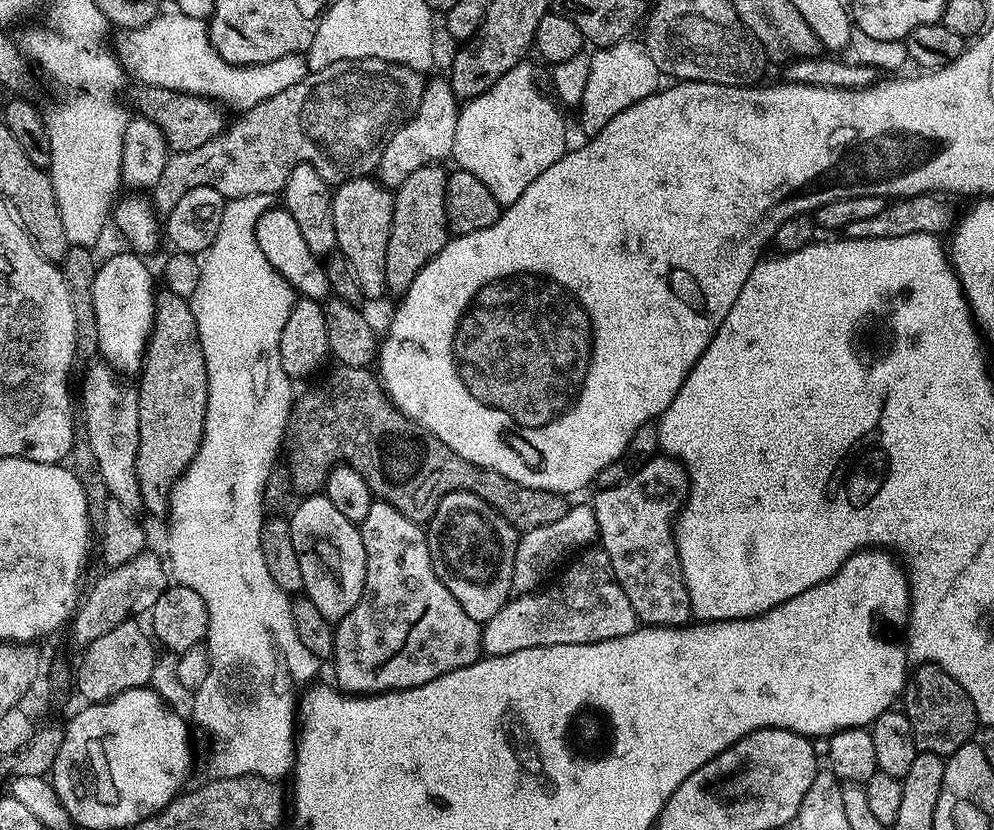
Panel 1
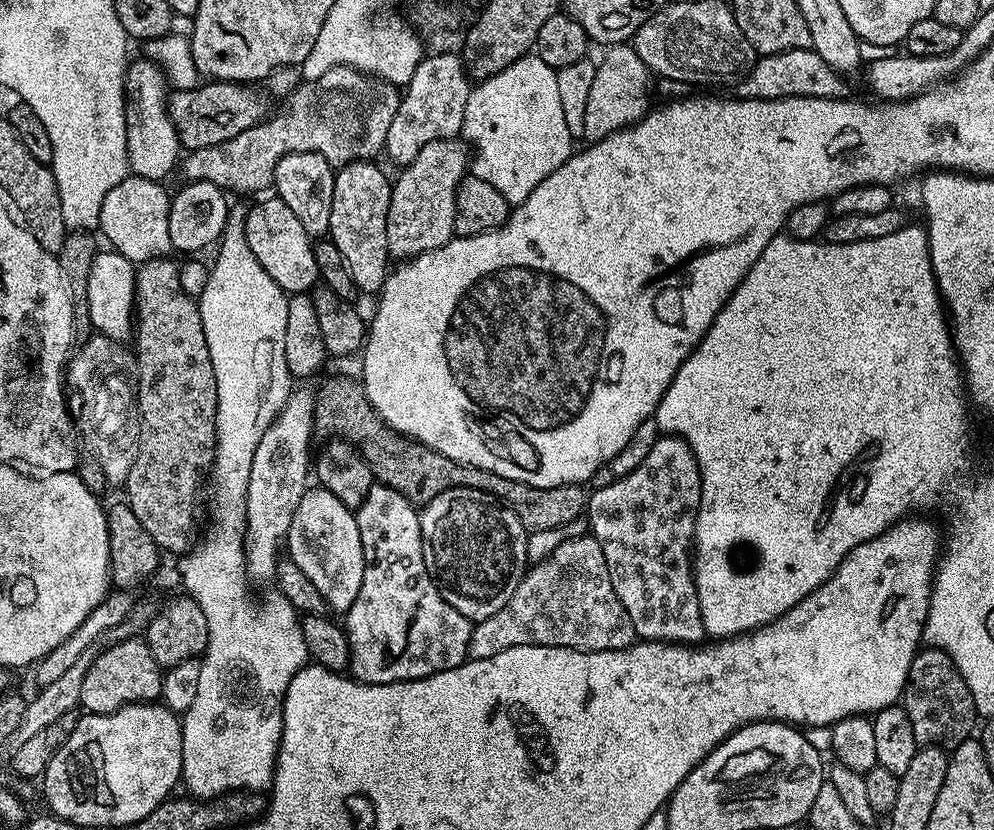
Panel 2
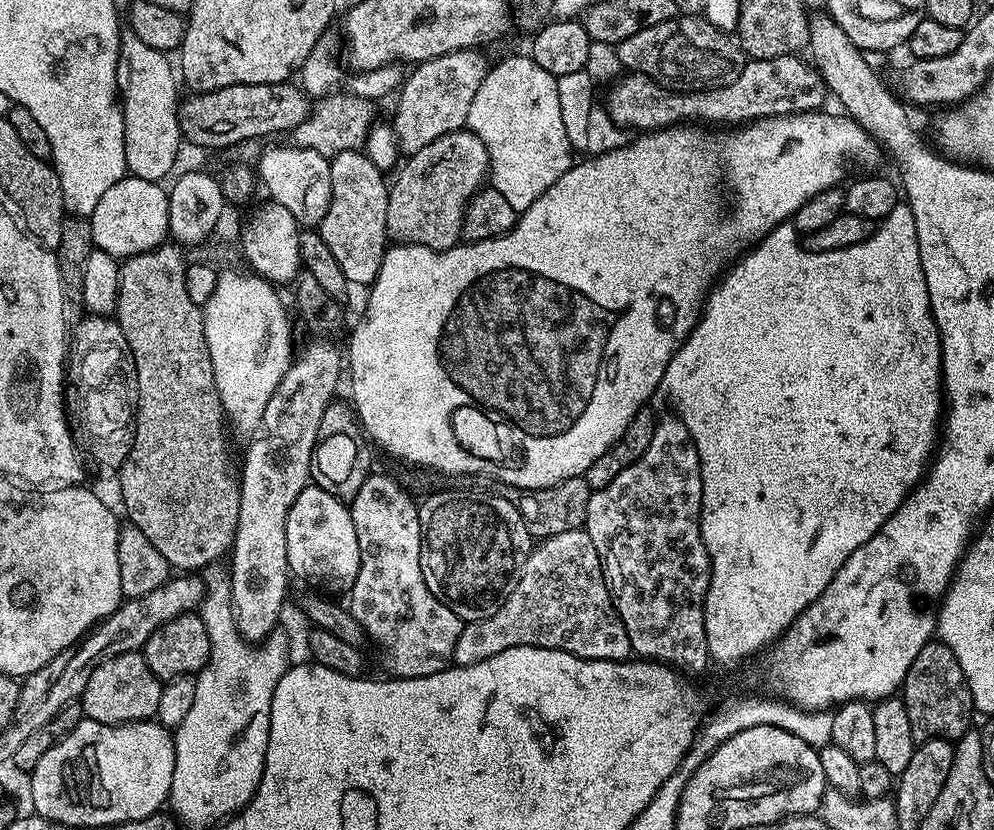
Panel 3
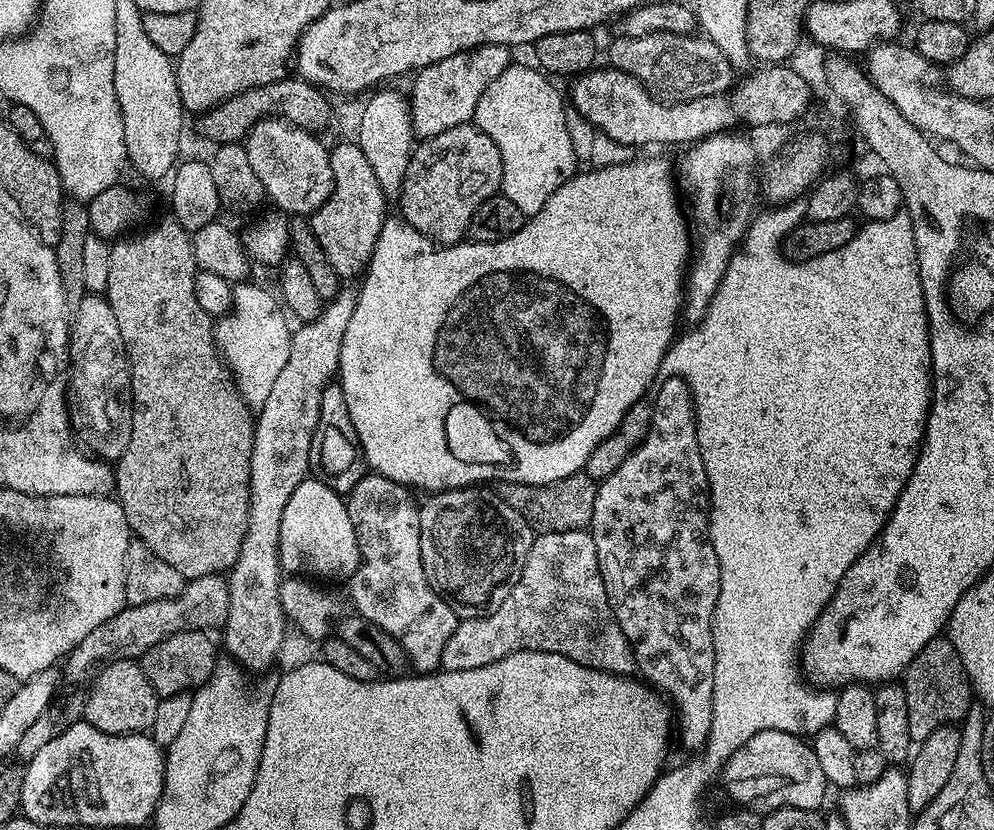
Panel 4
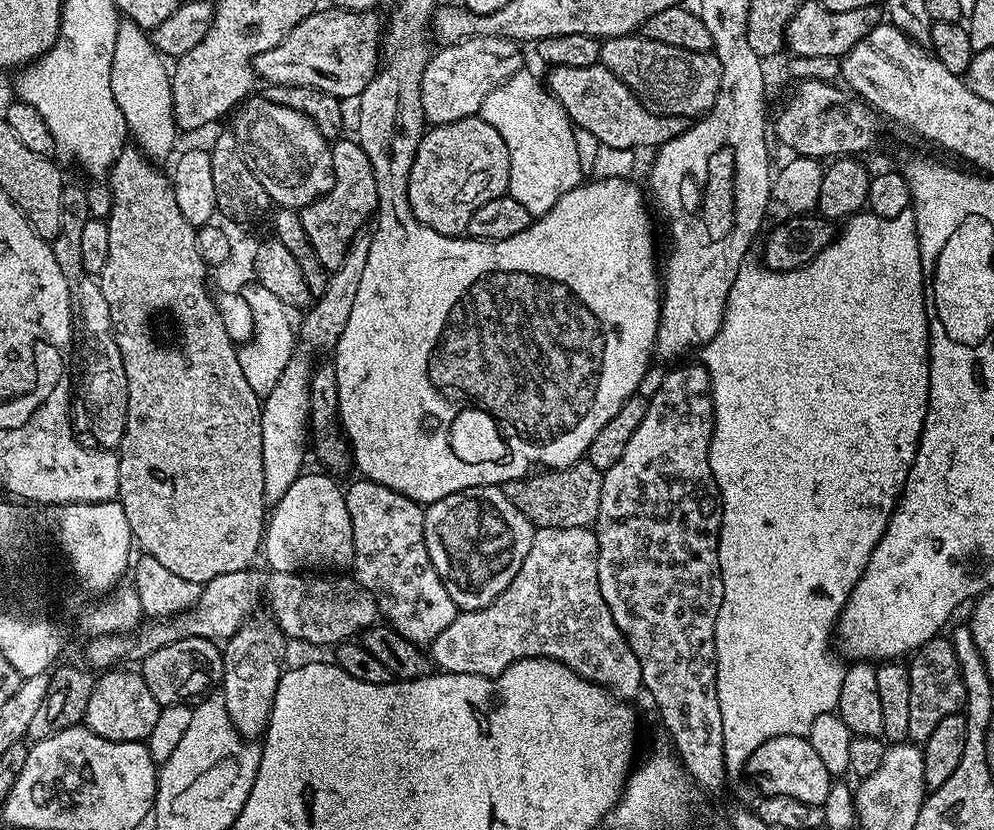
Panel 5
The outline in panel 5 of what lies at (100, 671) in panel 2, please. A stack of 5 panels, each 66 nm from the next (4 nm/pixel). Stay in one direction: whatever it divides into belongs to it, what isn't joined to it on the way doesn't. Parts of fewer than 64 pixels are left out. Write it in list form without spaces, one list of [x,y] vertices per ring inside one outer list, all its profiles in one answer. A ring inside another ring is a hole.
[[[104,670],[96,676],[90,702],[86,702],[83,723],[92,731],[93,736],[118,742],[144,742],[157,724],[162,705],[156,701],[154,694],[150,694],[139,671],[120,671],[124,670]]]

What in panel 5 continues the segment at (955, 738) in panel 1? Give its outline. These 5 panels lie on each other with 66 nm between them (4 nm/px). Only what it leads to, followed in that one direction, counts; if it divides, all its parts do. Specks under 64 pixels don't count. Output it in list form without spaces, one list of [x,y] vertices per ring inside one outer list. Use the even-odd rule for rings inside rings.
[[[937,638],[926,642],[911,653],[908,664],[910,674],[910,730],[908,740],[923,746],[934,734],[935,728],[950,714],[960,712],[966,698],[966,686],[962,682],[962,670],[958,666],[958,654],[954,654],[951,639]]]

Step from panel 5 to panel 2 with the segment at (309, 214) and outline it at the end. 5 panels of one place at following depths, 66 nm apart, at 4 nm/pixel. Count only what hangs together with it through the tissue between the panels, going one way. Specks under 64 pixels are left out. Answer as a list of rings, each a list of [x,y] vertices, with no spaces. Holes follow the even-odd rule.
[[[355,160],[343,165],[334,178],[334,202],[330,202],[330,226],[328,236],[338,246],[346,266],[350,270],[350,278],[354,278],[357,289],[361,293],[379,294],[388,281],[390,257],[386,246],[386,214],[390,210],[390,194],[392,180],[372,160]]]

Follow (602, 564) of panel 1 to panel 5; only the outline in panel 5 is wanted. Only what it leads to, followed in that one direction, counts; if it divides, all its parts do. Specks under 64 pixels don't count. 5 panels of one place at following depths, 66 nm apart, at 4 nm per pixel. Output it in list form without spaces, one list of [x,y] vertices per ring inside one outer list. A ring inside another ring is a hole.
[[[536,528],[534,538],[530,542],[530,554],[526,554],[526,562],[522,562],[522,570],[514,574],[514,582],[510,582],[510,586],[506,586],[506,590],[502,590],[502,594],[494,602],[490,602],[490,606],[473,612],[461,611],[457,614],[454,622],[450,622],[450,626],[446,626],[446,630],[442,630],[442,634],[438,634],[438,638],[434,638],[430,645],[431,663],[442,672],[497,676],[514,662],[526,658],[550,658],[562,662],[570,666],[570,670],[577,672],[582,679],[602,685],[617,698],[632,698],[628,696],[641,695],[644,686],[642,666],[638,666],[638,658],[634,658],[634,650],[630,650],[622,630],[618,630],[614,622],[614,614],[610,614],[610,606],[606,606],[606,598],[602,598],[602,590],[598,582],[598,542],[592,528]]]

